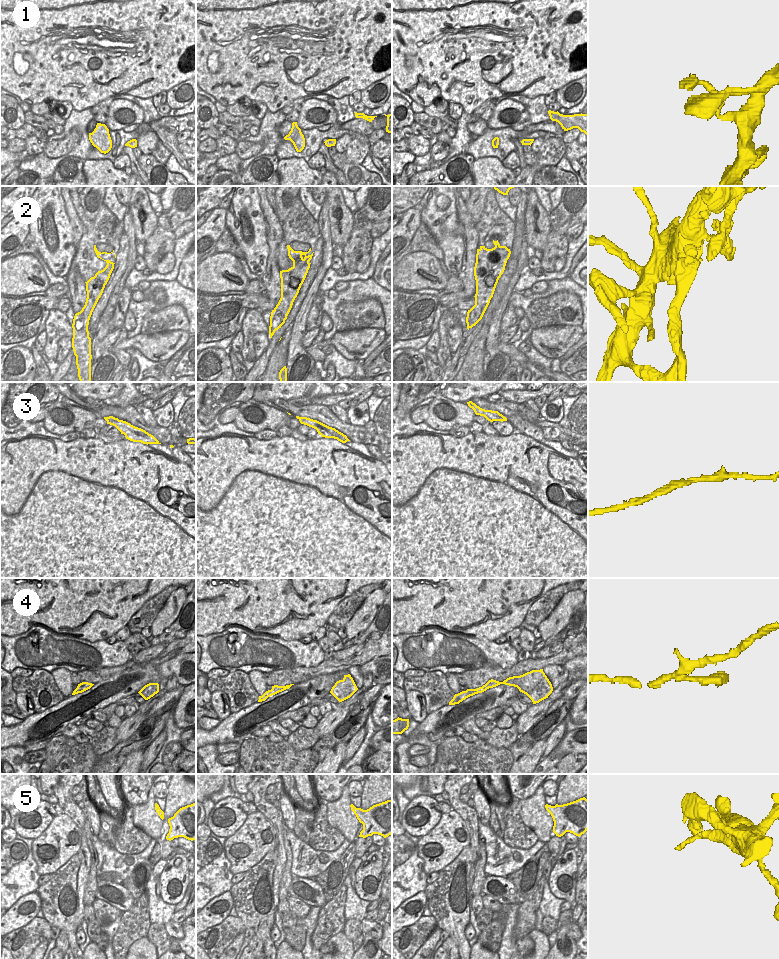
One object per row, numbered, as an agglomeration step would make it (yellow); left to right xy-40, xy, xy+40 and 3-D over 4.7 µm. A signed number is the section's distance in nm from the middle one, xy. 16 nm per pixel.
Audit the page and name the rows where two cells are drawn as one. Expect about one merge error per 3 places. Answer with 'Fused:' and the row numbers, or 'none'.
Fused: 2, 4

